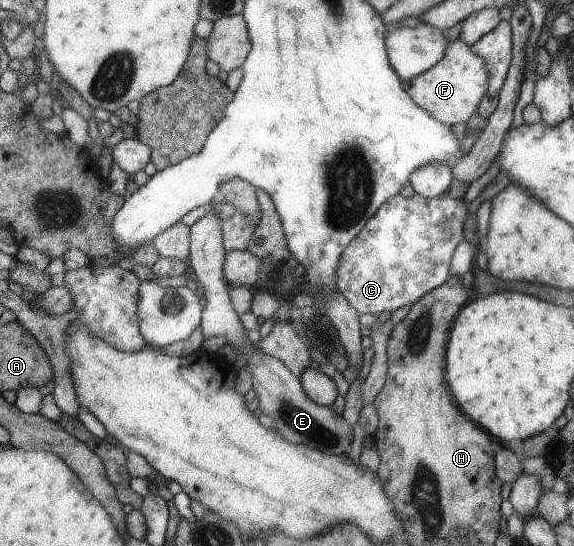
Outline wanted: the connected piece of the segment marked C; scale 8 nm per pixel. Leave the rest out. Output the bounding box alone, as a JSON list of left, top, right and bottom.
[337,193,469,315]

